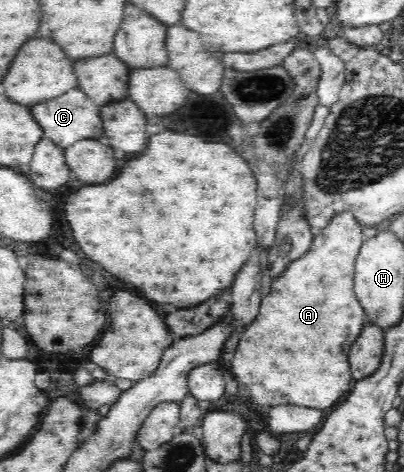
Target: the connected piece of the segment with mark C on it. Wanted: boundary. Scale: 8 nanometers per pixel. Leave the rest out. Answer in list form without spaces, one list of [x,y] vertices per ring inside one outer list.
[[[74,87],[51,99],[30,105],[29,111],[38,127],[42,129],[42,138],[65,150],[78,140],[102,139],[104,129],[102,129],[99,108],[98,102],[94,102],[84,92]]]

